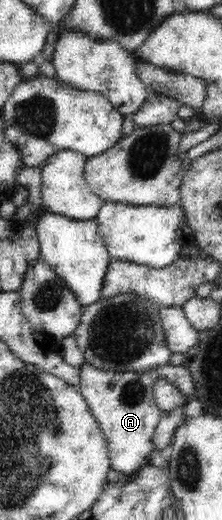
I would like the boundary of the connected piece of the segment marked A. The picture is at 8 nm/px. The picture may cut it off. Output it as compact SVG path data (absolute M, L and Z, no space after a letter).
M88 362L80 369L78 389L104 432L111 467L118 473L133 474L147 463L146 457L154 450L152 437L163 417L153 395L154 379L147 370L119 373L98 369Z

